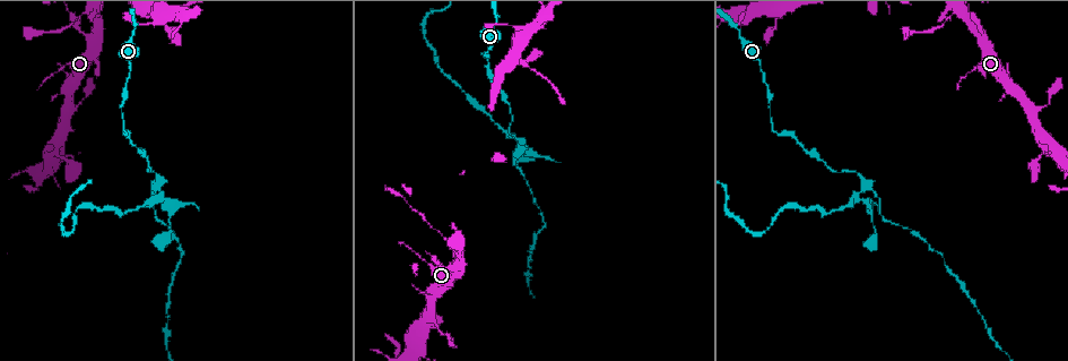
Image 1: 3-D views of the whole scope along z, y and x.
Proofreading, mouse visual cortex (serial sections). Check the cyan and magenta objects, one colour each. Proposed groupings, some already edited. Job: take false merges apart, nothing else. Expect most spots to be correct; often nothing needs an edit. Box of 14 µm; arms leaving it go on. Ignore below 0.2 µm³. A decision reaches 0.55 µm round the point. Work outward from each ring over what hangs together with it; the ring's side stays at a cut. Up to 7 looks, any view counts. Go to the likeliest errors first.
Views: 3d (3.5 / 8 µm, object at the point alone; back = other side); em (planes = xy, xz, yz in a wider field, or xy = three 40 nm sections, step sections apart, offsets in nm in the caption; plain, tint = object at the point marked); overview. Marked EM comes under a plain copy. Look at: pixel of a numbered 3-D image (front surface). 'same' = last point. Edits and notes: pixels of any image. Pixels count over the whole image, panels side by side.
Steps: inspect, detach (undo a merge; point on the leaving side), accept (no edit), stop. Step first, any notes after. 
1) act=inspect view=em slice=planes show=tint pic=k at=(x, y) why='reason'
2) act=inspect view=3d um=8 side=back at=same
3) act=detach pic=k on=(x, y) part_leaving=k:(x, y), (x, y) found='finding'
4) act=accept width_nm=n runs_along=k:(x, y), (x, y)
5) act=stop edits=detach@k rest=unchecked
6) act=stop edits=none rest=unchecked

act=inspect view=3d um=3.5 pic=1 at=(125, 130) why='abrupt turn'

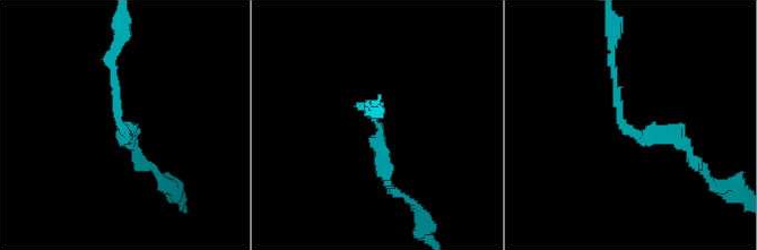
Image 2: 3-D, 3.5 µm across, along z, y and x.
act=inspect view=em slice=xy step=3 show=tint pic=2 at=(626, 135) arm_widths_nm=100,200

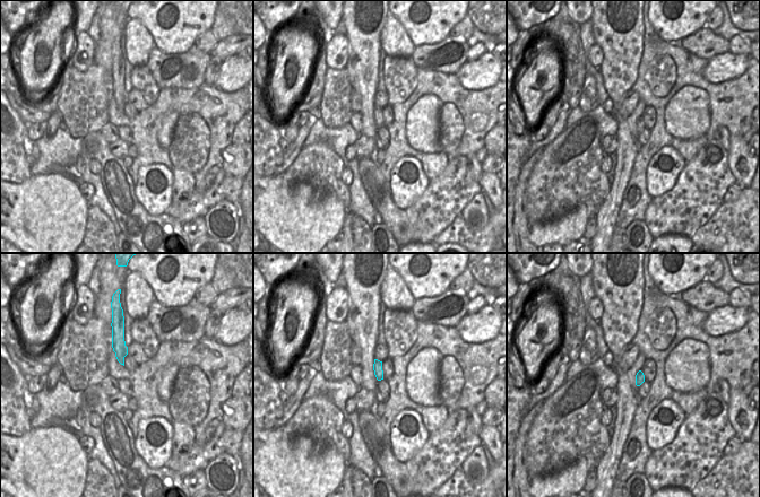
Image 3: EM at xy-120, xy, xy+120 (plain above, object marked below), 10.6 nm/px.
act=accept runs_along=2:(611, 63), (619, 122), (689, 154) found='one cell here'

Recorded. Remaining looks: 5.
act=inspect view=3d um=3.5 pic=1 at=(520, 142) why='thin neck'

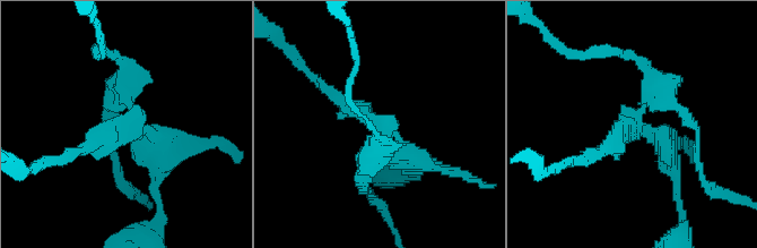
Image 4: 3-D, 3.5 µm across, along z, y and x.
act=inspect view=em slice=xy step=3 show=tint pic=4 at=(384, 128) arms=3 arm_widths_nm=200,200,300

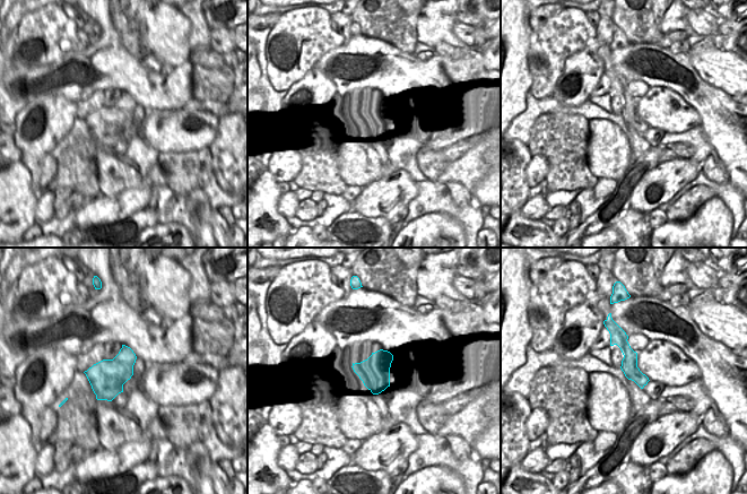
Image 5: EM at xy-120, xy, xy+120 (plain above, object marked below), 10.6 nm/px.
act=inspect view=em slice=xy step=5 show=tint at=same why='cut it another way'

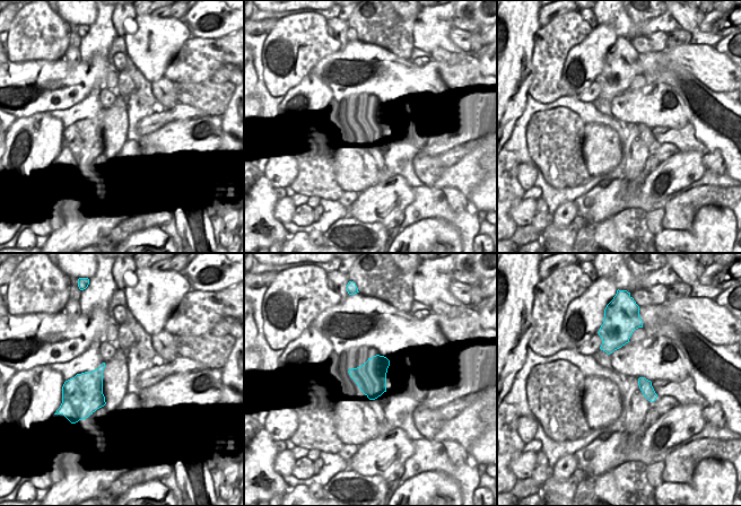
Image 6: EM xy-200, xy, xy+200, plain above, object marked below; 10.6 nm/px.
act=detach pic=4 on=(133, 140) part_leaving=4:(130, 109), (130, 122), (63, 161) found='a second cell is stuck on'

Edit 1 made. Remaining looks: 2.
act=inspect view=3d um=8 pic=1 at=(985, 40) why='calibre changes'

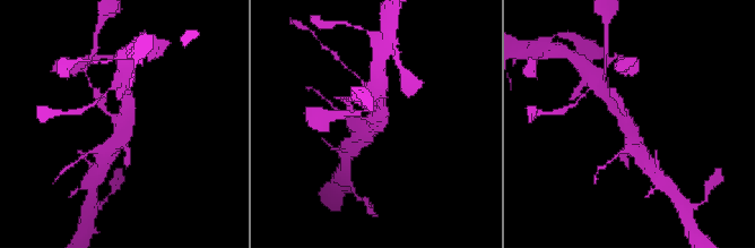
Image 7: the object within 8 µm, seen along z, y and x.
act=inspect view=em slice=xy step=3 show=tint pic=7 at=(375, 117) arms=3 arm_widths_nm=200,300,500 why='now the EM'

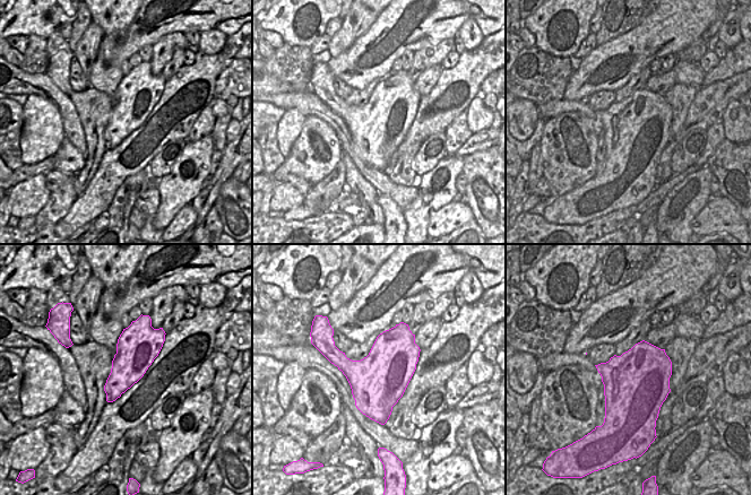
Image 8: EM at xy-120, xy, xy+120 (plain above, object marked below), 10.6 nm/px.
act=accept runs_along=7:(635, 151), (622, 111), (607, 95) found='continuous, no second cell'

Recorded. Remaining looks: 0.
act=stop edits=detach@4 rest=unchecked

